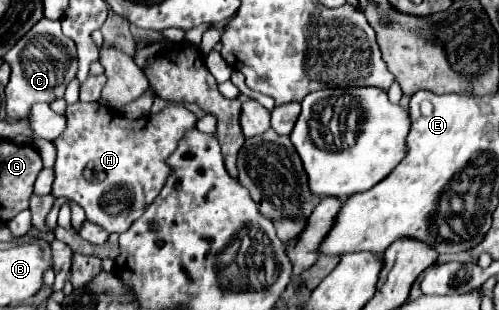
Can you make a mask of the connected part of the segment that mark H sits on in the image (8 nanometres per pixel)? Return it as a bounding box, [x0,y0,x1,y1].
[51,102,197,232]

